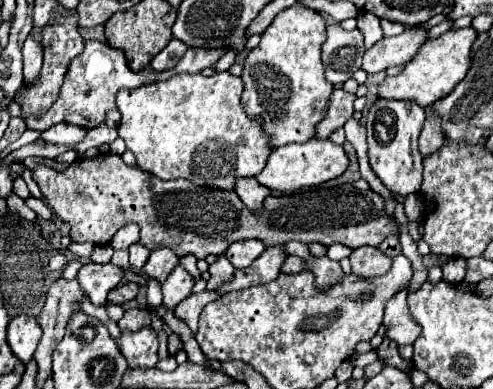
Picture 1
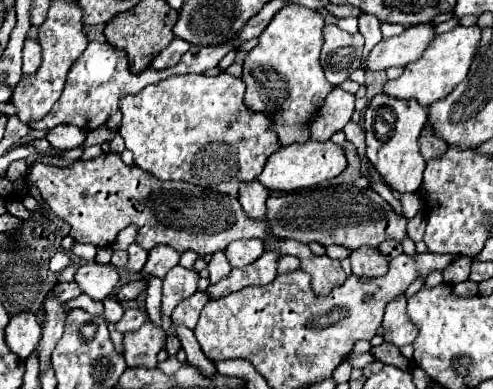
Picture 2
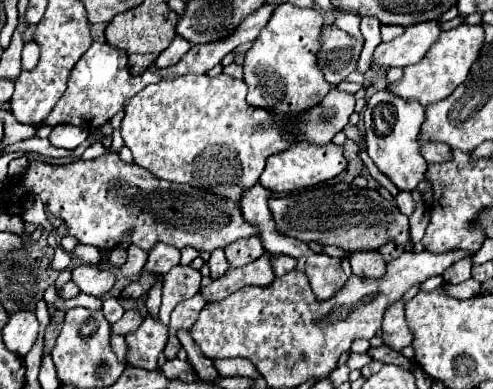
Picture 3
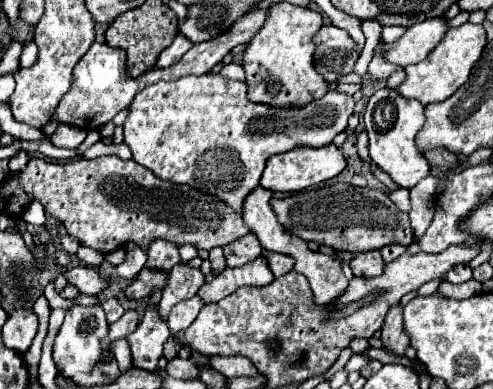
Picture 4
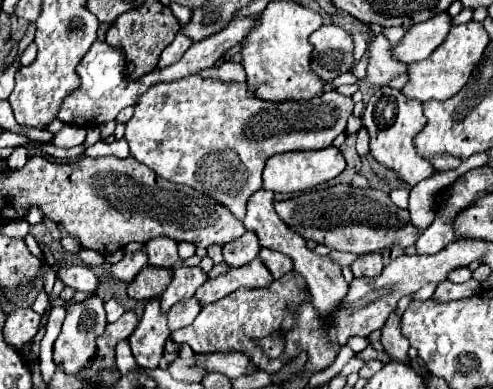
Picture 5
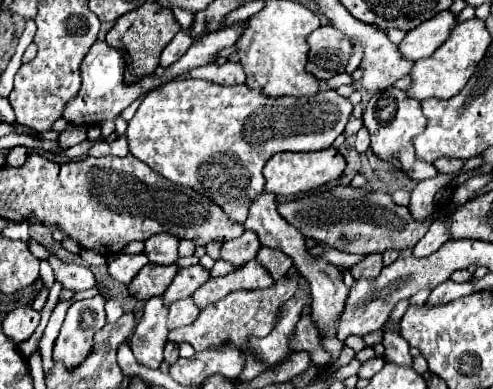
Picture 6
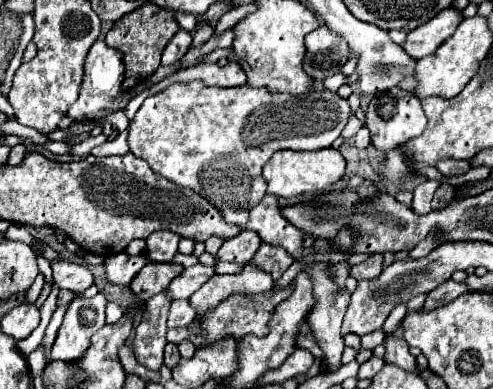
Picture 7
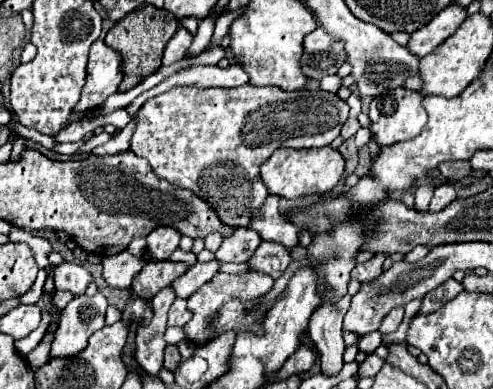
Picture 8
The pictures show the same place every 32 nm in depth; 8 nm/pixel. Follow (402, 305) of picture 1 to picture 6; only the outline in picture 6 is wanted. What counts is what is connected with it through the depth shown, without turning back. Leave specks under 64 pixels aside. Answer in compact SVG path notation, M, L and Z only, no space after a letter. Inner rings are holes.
M392 324L392 328L384 326L384 338L382 344L386 348L384 356L388 362L400 364L400 366L412 366L412 356L408 352L408 342L400 336L400 328L398 324Z

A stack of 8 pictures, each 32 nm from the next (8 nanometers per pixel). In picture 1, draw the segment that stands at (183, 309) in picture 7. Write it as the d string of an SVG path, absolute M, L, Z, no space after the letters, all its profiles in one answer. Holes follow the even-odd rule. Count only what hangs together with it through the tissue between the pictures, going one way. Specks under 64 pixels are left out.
M208 290L198 292L198 294L188 296L186 300L182 300L182 302L174 308L174 312L176 312L178 318L182 318L182 320L190 326L190 330L192 330L195 335L198 329L198 316L200 316L202 308L204 308L208 302L212 302L212 300L220 298L220 296L222 296L222 294L218 294L218 292L208 292Z

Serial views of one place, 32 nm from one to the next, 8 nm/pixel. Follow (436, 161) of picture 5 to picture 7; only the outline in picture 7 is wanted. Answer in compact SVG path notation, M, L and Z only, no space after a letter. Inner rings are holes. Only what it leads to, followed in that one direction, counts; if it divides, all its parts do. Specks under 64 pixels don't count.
M442 160L440 164L436 164L436 168L440 170L442 176L454 178L454 176L462 176L468 172L468 162L466 160Z

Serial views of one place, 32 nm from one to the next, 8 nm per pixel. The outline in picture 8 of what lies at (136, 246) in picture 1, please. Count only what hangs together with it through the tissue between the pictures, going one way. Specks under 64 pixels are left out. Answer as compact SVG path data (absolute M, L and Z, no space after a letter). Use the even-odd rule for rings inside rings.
M120 252L116 256L106 256L102 258L102 266L104 266L104 280L112 286L112 288L128 288L134 280L134 276L142 270L142 266L146 264L144 258L132 256L130 252Z

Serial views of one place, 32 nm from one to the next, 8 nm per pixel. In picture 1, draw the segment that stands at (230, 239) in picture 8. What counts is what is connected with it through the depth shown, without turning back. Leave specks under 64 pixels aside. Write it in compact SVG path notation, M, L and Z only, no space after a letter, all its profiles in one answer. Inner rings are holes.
M260 240L234 242L234 244L228 248L226 258L234 264L234 268L248 268L264 250L266 250L266 246L264 246Z

